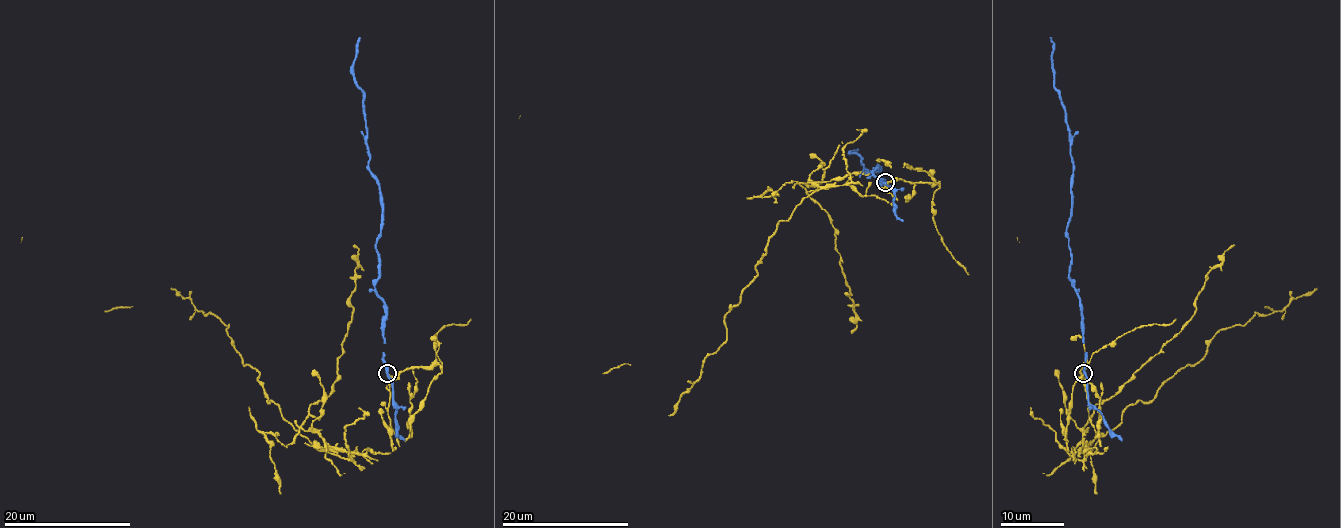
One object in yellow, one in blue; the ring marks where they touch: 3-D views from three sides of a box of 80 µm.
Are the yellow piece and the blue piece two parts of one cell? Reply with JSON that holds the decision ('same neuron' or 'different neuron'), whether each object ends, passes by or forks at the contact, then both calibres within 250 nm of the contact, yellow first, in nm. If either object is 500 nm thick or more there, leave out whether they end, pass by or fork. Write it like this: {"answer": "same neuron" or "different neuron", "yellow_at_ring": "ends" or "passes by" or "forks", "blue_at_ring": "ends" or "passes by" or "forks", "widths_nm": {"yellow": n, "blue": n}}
{"answer": "different neuron", "yellow_at_ring": "passes by", "blue_at_ring": "passes by", "widths_nm": {"yellow": 110, "blue": 320}}

